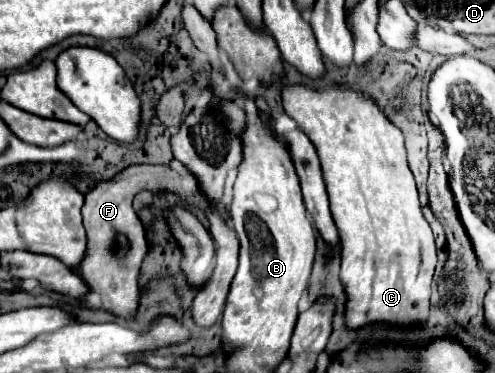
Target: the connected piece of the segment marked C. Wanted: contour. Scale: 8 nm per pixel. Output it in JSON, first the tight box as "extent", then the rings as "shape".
{"extent":[282,86,436,328],"shape":[[[286,86],[282,88],[284,110],[296,120],[318,150],[326,190],[330,196],[332,218],[338,226],[342,240],[342,270],[340,280],[348,294],[346,324],[360,328],[368,322],[394,322],[412,324],[424,322],[430,310],[430,282],[436,268],[436,246],[432,230],[422,216],[414,176],[406,162],[406,148],[402,132],[384,118],[380,108],[364,94],[344,88],[308,88]]]}

